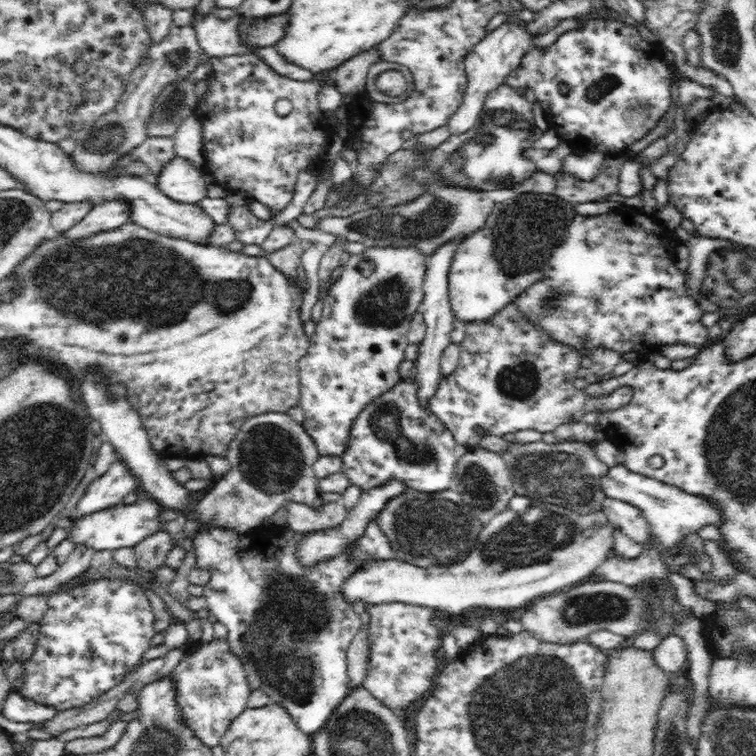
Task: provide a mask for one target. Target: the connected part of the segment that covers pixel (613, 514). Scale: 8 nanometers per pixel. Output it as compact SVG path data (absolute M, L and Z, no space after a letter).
M606 496L601 504L604 515L615 529L621 530L623 534L637 544L644 545L650 540L649 522L642 516L638 508L622 500Z

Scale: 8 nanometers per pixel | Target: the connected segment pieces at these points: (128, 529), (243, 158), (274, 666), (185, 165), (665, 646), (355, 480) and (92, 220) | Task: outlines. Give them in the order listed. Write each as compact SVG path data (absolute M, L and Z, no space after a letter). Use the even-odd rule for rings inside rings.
M138 500L135 504L122 504L102 510L82 518L67 520L70 529L69 539L78 545L86 545L95 550L118 550L118 548L135 548L144 538L161 530L160 514L162 508L156 501Z
M250 52L250 54L234 54L234 56L222 56L222 58L219 56L210 56L209 61L212 64L212 71L206 78L206 80L209 80L210 82L209 90L205 99L197 104L194 110L194 116L199 119L201 124L202 148L206 159L205 171L210 172L214 177L215 183L219 184L227 192L244 190L246 194L250 194L253 200L266 205L266 207L272 211L272 214L276 214L292 200L295 184L298 180L297 176L300 174L300 170L308 169L308 166L310 166L312 162L320 159L319 154L322 152L322 145L326 144L327 140L332 138L332 133L335 131L335 127L326 119L326 113L319 107L318 94L320 94L322 88L336 86L334 85L333 74L337 68L334 68L333 70L322 70L322 72L318 72L318 74L312 74L313 80L311 82L298 82L286 78L285 76L278 74L275 70L272 70L268 64L255 54L255 52ZM280 98L287 98L293 106L292 111L285 116L278 115L274 109L274 104L276 104L276 101L280 100Z
M283 524L282 526L268 527L260 525L257 528L244 532L236 532L231 528L223 528L223 526L200 526L198 534L194 536L194 556L196 557L196 566L200 569L207 570L211 573L211 578L205 584L203 591L207 600L208 610L217 618L220 624L224 624L227 630L227 643L230 647L230 652L236 655L244 670L246 671L247 681L251 690L261 690L269 695L272 703L279 704L280 707L286 709L288 715L292 717L300 730L303 730L307 735L313 735L324 728L327 720L335 712L337 706L348 696L350 692L347 671L347 650L354 638L354 634L361 628L361 621L359 615L352 608L352 604L345 601L343 594L341 594L341 586L345 584L346 580L360 570L356 567L350 557L359 555L356 552L356 547L348 546L342 554L328 558L328 561L319 563L314 567L304 567L301 559L297 558L297 546L299 542L308 534L308 532L294 532L289 526Z
M181 156L168 160L157 175L157 187L176 202L198 205L200 200L208 197L203 171Z
M670 634L659 642L653 650L653 657L664 672L674 673L688 668L686 645L682 638L674 634Z
M402 379L400 382L398 382L398 384L396 384L396 386L394 386L394 388L392 388L392 390L388 390L388 392L385 392L377 399L374 398L374 400L372 400L372 402L370 402L370 404L366 406L366 408L364 408L360 414L358 414L356 420L354 420L352 424L353 426L350 430L350 447L347 448L347 452L341 457L343 458L343 466L341 472L350 480L350 484L362 488L362 493L368 492L368 490L372 490L375 486L380 486L382 483L392 480L404 481L404 483L408 485L408 488L422 493L436 493L449 490L453 487L454 468L457 464L456 458L458 458L458 456L456 456L457 443L455 442L452 432L446 429L444 423L430 410L424 410L419 405L416 383L409 383L406 379Z
M122 199L95 204L80 221L78 225L71 230L66 230L62 235L70 239L81 239L108 230L117 230L132 222L130 220L130 205Z

